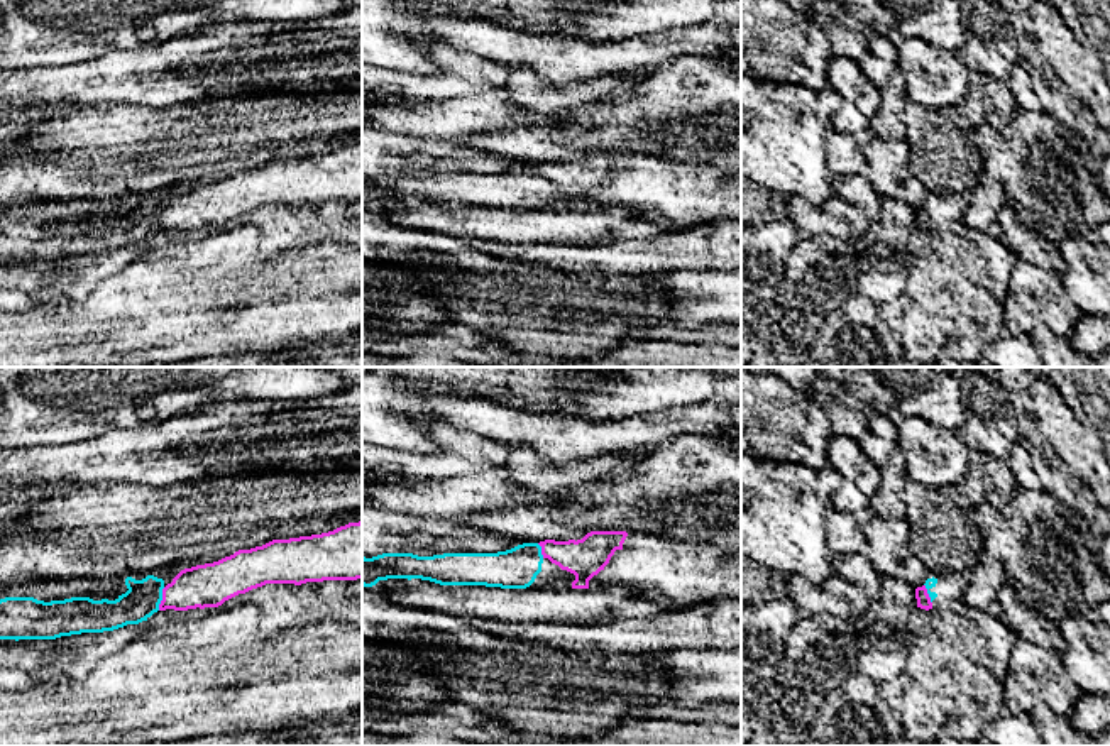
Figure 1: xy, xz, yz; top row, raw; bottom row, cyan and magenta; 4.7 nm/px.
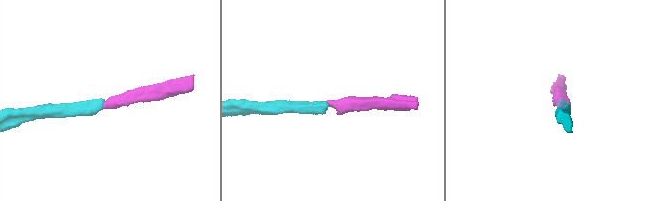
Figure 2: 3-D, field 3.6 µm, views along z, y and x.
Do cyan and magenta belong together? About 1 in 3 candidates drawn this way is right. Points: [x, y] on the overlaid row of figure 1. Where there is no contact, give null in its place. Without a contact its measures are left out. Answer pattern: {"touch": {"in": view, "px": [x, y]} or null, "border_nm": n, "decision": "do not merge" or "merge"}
{"touch": {"in": "xy", "px": [161, 599]}, "border_nm": 120, "decision": "merge"}

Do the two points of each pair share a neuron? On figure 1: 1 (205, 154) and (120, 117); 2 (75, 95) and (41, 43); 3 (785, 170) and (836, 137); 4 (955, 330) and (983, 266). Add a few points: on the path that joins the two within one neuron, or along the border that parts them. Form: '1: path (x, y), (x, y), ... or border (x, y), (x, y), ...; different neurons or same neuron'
1: path (178, 154), (142, 154), (120, 144); same neuron
2: border (95, 56), (17, 70); different neurons
3: border (829, 119), (824, 129), (824, 142); different neurons
4: path (963, 315), (975, 281); same neuron

